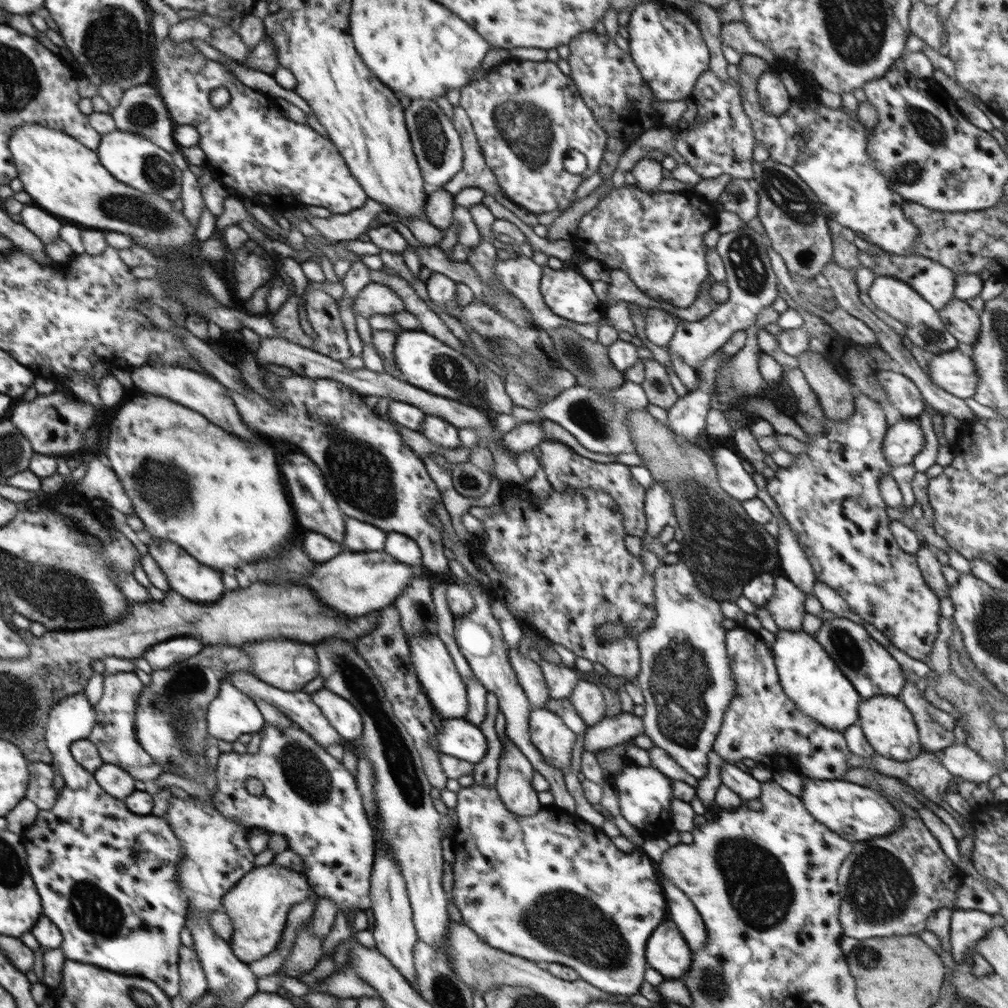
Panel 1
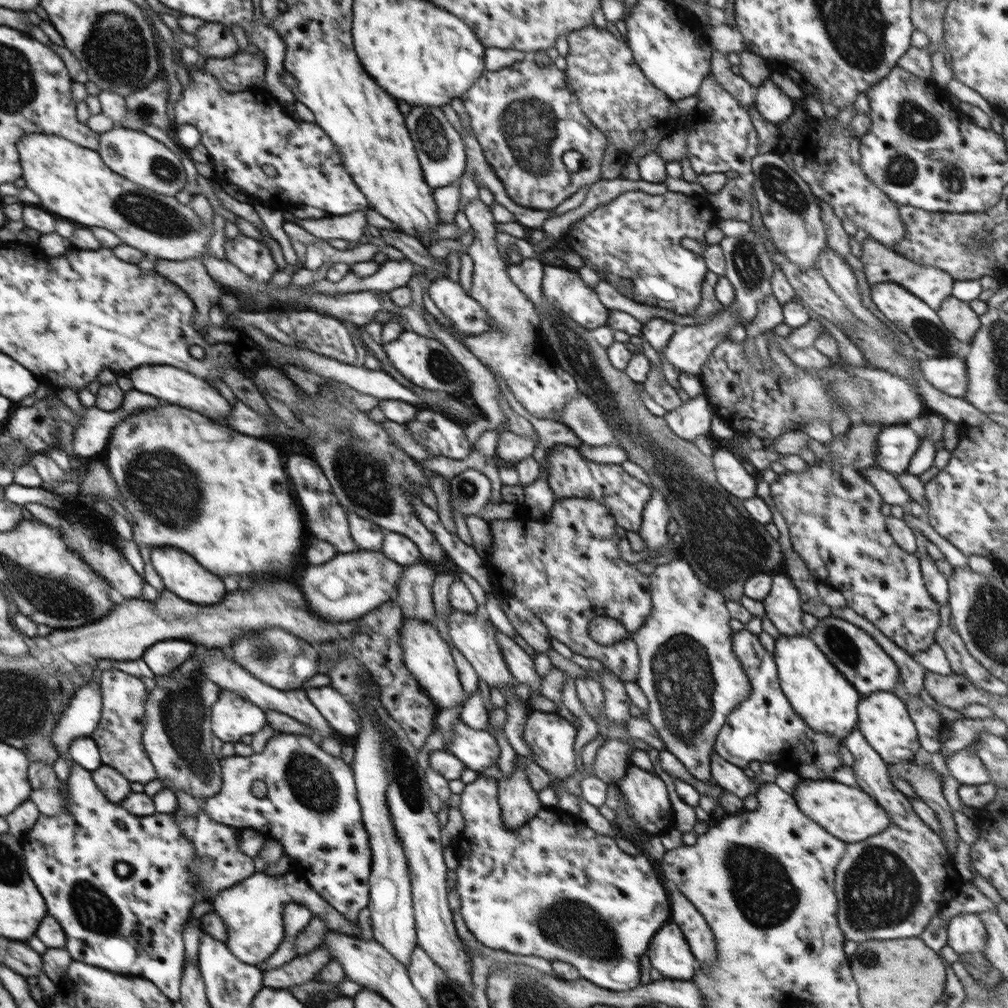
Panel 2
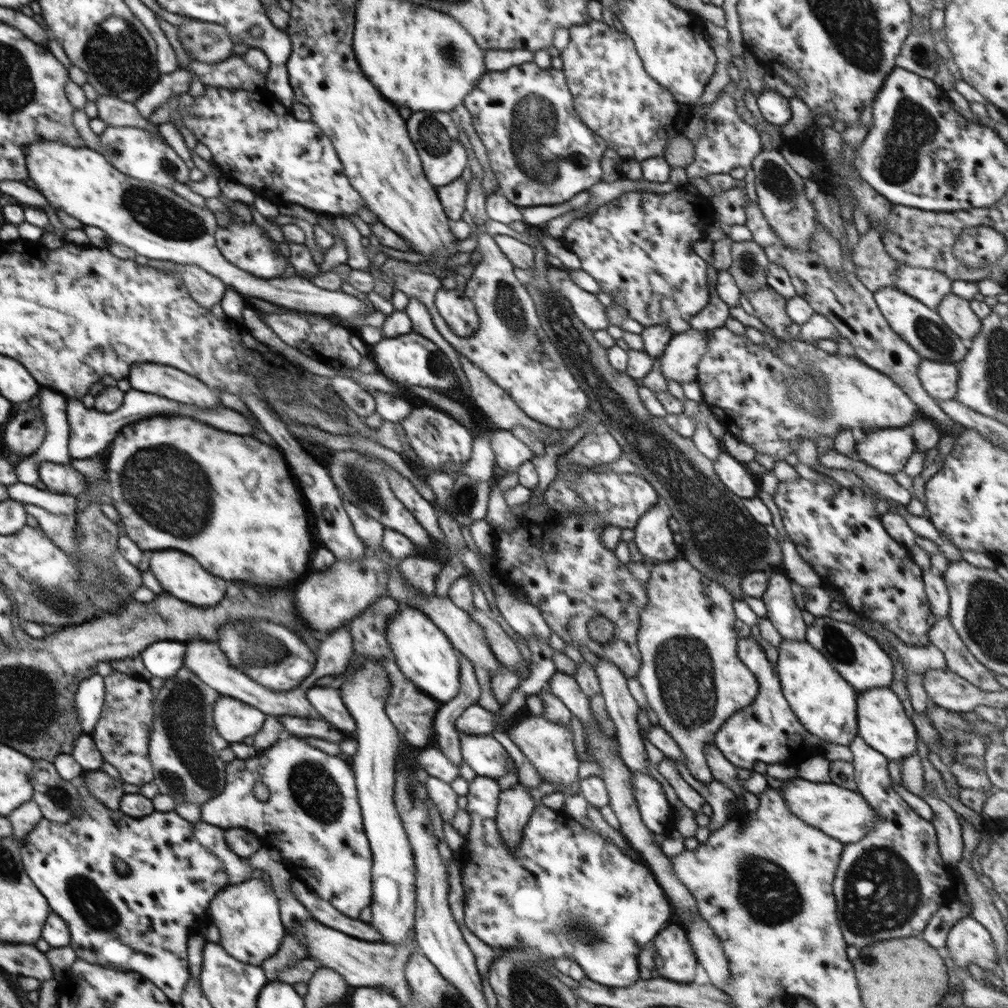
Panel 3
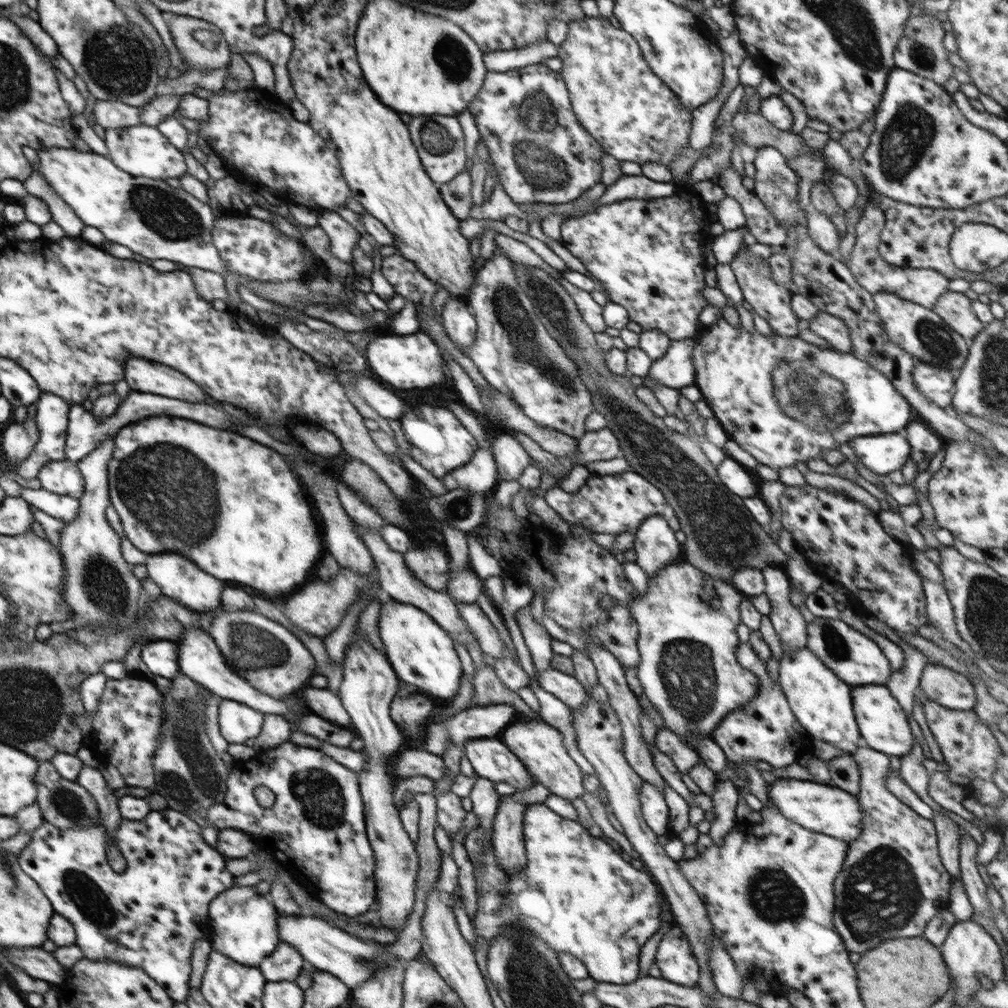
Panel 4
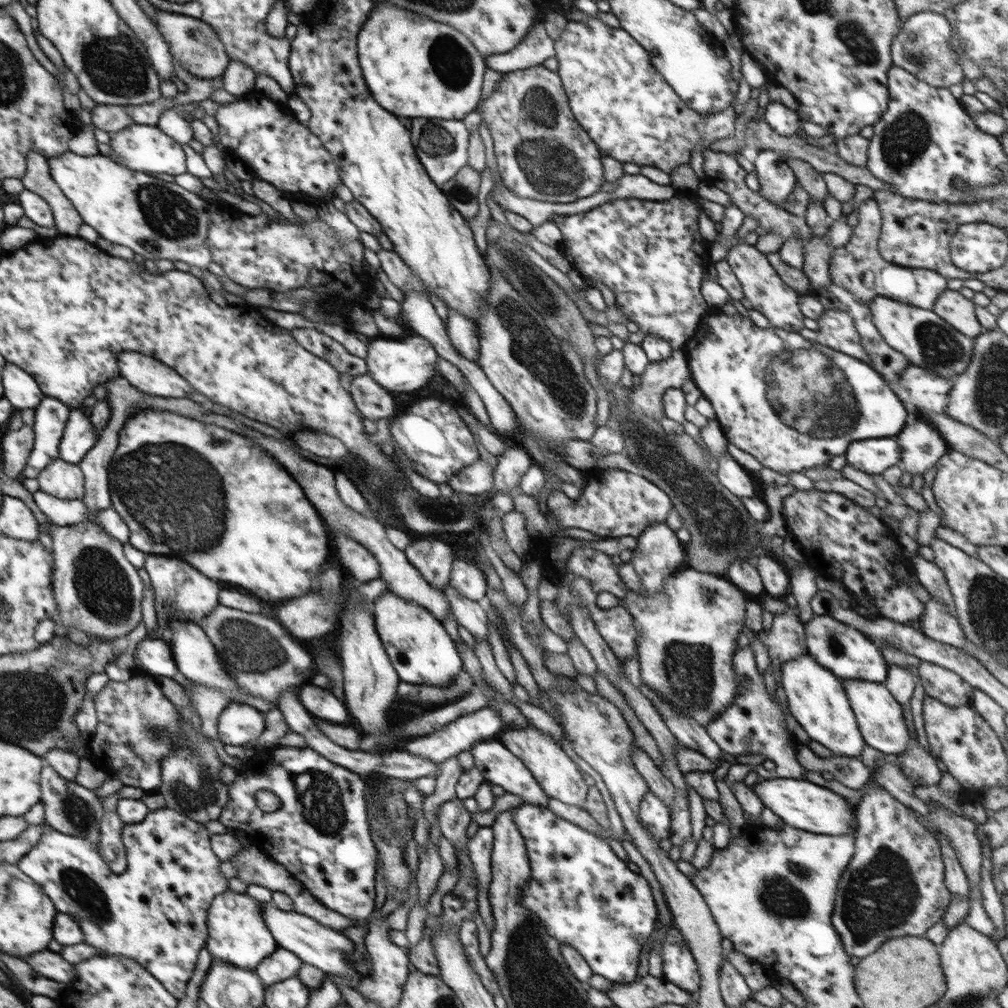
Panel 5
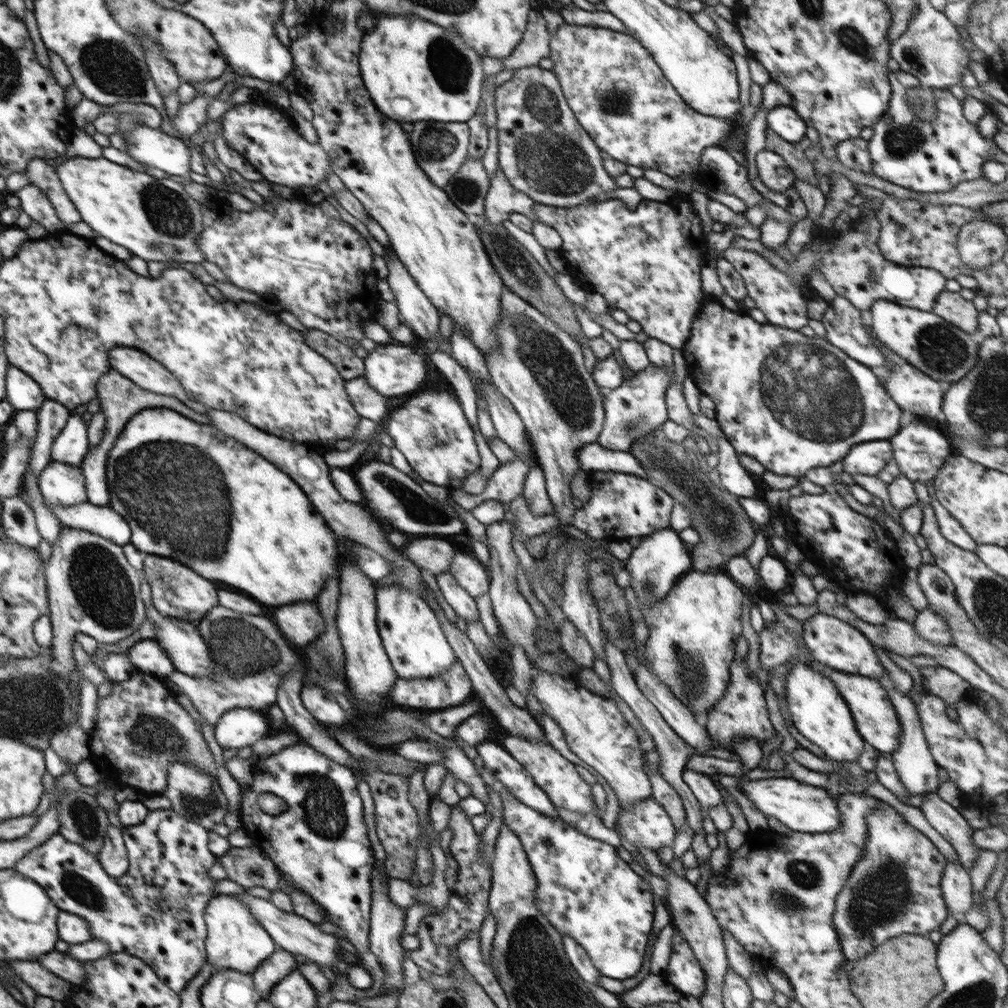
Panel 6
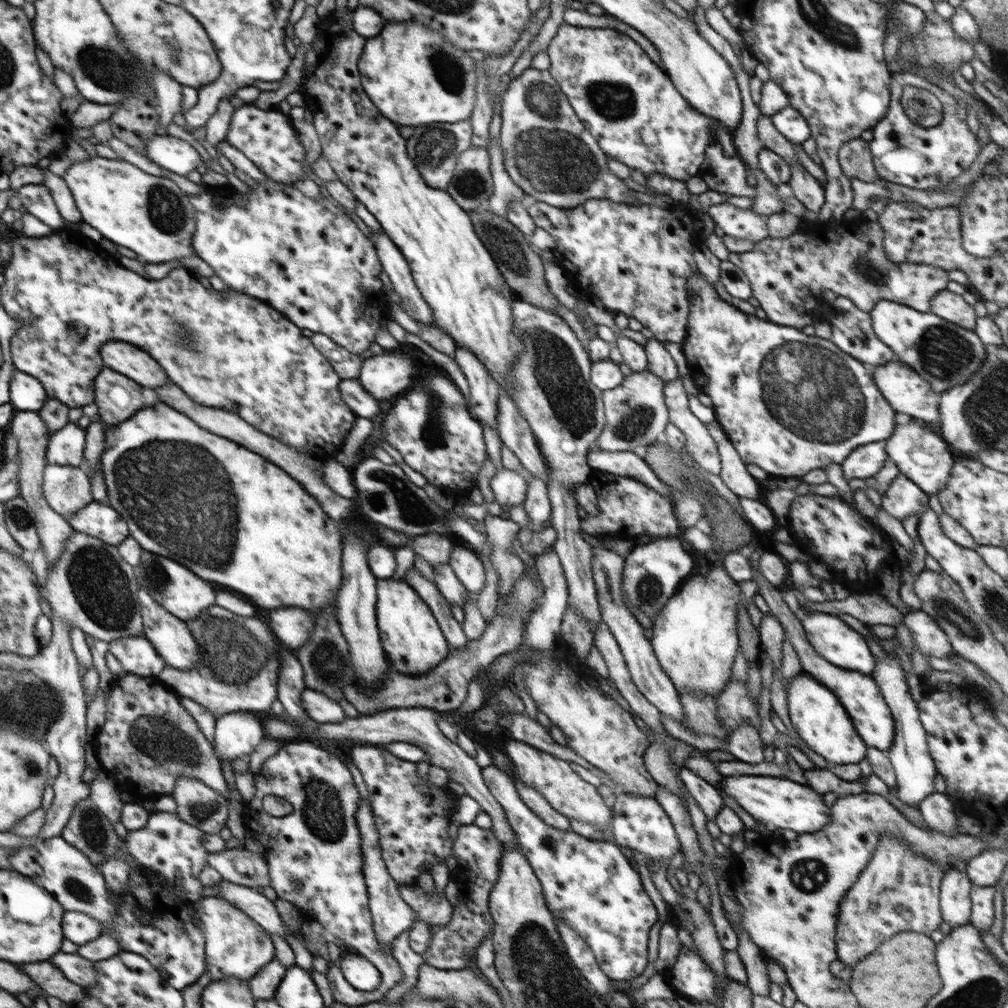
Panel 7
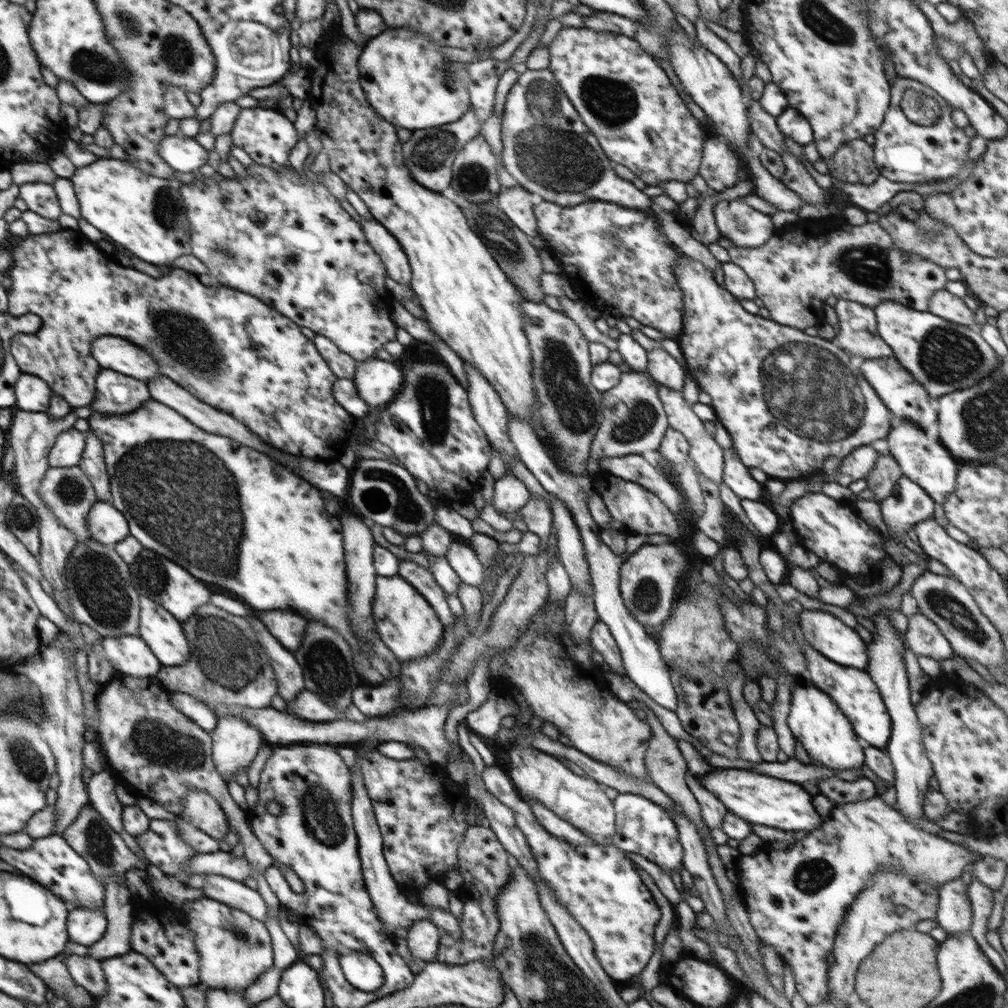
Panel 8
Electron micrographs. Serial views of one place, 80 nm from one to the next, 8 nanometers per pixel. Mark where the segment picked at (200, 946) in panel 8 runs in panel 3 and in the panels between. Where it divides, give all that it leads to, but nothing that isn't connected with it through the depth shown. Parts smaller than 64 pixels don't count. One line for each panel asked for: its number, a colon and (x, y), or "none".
3: (247, 916)
4: (243, 925)
5: (237, 933)
6: (235, 939)
7: (236, 945)

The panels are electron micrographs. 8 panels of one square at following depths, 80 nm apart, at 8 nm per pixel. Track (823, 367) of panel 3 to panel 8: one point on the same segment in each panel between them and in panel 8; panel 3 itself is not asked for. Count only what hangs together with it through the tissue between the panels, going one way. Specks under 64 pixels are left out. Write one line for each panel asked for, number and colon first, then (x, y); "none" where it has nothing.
4: (782, 412)
5: (793, 404)
6: (793, 403)
7: (789, 403)
8: (789, 401)

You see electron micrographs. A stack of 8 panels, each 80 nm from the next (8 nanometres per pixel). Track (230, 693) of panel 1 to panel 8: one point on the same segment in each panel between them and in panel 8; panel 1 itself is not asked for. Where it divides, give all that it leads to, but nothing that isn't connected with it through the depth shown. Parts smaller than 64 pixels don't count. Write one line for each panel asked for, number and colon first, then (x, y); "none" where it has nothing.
2: (232, 717)
3: (234, 720)
4: (237, 723)
5: (238, 724)
6: (238, 728)
7: (238, 733)
8: (235, 743)

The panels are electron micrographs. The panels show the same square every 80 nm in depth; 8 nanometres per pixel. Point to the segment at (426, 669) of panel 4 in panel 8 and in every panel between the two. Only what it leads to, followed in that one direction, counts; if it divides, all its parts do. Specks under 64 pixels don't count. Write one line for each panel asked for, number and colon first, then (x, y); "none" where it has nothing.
5: (422, 653)
6: (410, 631)
7: (410, 634)
8: (409, 626)

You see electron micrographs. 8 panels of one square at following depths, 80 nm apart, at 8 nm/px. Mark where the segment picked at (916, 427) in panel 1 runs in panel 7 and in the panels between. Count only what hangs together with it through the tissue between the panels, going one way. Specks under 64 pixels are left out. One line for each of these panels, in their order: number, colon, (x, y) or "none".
2: (896, 444)
3: (887, 450)
4: (882, 453)
5: (874, 455)
6: (869, 458)
7: (864, 462)

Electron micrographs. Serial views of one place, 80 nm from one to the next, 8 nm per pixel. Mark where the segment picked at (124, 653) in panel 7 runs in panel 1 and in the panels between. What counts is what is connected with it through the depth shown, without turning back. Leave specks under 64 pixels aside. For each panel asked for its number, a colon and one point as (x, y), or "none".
1: (167, 653)
2: (163, 657)
3: (164, 658)
4: (161, 657)
5: (155, 656)
6: (146, 656)

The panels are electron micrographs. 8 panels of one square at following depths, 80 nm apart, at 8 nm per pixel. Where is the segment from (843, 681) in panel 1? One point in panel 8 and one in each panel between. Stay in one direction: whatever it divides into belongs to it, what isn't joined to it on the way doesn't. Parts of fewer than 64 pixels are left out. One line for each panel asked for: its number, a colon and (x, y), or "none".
2: (822, 697)
3: (825, 704)
4: (822, 703)
5: (816, 698)
6: (819, 713)
7: (822, 723)
8: (828, 737)

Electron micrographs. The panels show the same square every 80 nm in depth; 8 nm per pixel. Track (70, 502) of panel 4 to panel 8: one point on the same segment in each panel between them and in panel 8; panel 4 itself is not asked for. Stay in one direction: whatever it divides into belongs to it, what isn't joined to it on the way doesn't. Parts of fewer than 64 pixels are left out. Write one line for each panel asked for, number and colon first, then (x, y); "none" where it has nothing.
5: (61, 512)
6: (104, 521)
7: (98, 519)
8: (107, 524)

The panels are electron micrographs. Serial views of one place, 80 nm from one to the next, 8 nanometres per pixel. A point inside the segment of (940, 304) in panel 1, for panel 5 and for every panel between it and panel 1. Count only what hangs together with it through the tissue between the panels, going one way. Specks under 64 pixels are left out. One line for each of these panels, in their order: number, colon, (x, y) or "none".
2: (932, 285)
3: (874, 267)
4: (923, 287)
5: (857, 266)

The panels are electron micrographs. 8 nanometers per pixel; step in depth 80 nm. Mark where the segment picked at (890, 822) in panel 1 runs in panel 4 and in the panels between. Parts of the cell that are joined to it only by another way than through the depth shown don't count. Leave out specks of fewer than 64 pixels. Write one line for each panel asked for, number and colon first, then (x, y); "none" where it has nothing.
2: (846, 812)
3: (843, 814)
4: (829, 810)

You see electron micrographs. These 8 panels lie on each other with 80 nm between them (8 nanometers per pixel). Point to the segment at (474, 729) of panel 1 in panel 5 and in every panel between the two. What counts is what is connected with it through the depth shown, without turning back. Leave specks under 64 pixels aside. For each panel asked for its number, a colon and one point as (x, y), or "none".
2: (477, 749)
3: (485, 755)
4: (490, 758)
5: (496, 763)

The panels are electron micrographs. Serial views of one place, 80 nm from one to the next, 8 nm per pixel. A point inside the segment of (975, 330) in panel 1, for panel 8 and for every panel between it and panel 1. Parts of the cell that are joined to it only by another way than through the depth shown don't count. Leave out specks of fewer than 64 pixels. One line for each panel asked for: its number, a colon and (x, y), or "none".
2: (958, 318)
3: (956, 312)
4: (955, 309)
5: (952, 306)
6: (951, 306)
7: (950, 306)
8: (942, 303)

